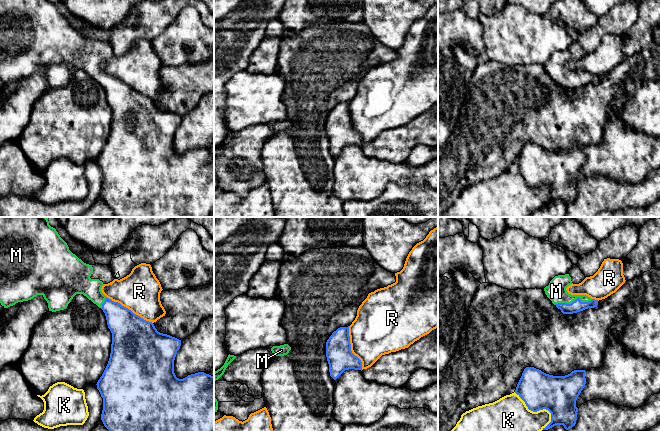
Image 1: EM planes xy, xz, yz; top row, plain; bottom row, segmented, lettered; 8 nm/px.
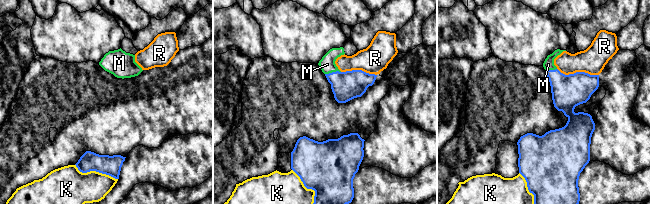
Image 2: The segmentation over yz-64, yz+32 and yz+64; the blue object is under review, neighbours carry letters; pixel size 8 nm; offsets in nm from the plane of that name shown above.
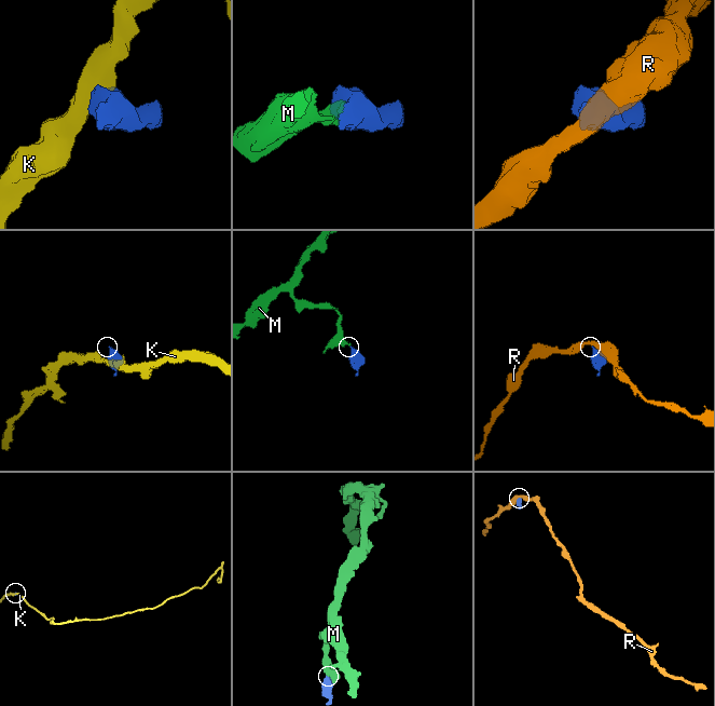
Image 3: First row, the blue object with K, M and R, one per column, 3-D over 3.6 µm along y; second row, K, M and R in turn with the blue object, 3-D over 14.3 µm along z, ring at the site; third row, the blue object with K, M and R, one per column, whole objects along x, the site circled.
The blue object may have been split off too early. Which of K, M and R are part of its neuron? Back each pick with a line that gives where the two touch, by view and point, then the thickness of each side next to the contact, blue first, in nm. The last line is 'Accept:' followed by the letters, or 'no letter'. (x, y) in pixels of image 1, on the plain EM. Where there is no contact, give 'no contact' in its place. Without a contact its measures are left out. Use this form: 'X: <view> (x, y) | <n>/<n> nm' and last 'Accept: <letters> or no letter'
M: yz (573, 77) | 100/160 nm
Accept: M

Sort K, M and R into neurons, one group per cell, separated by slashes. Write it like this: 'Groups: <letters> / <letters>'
Groups: K / M / R

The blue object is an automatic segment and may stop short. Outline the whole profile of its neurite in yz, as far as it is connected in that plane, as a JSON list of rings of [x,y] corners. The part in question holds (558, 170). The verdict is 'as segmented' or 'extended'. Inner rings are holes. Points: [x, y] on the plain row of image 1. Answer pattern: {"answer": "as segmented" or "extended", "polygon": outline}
{"answer": "as segmented", "polygon": [[[526,143],[515,169],[529,186],[546,185],[551,189],[551,198],[543,206],[556,201],[569,206],[576,200],[576,176],[585,163],[585,150],[585,146],[574,146],[565,152],[553,152],[534,143]]]}

